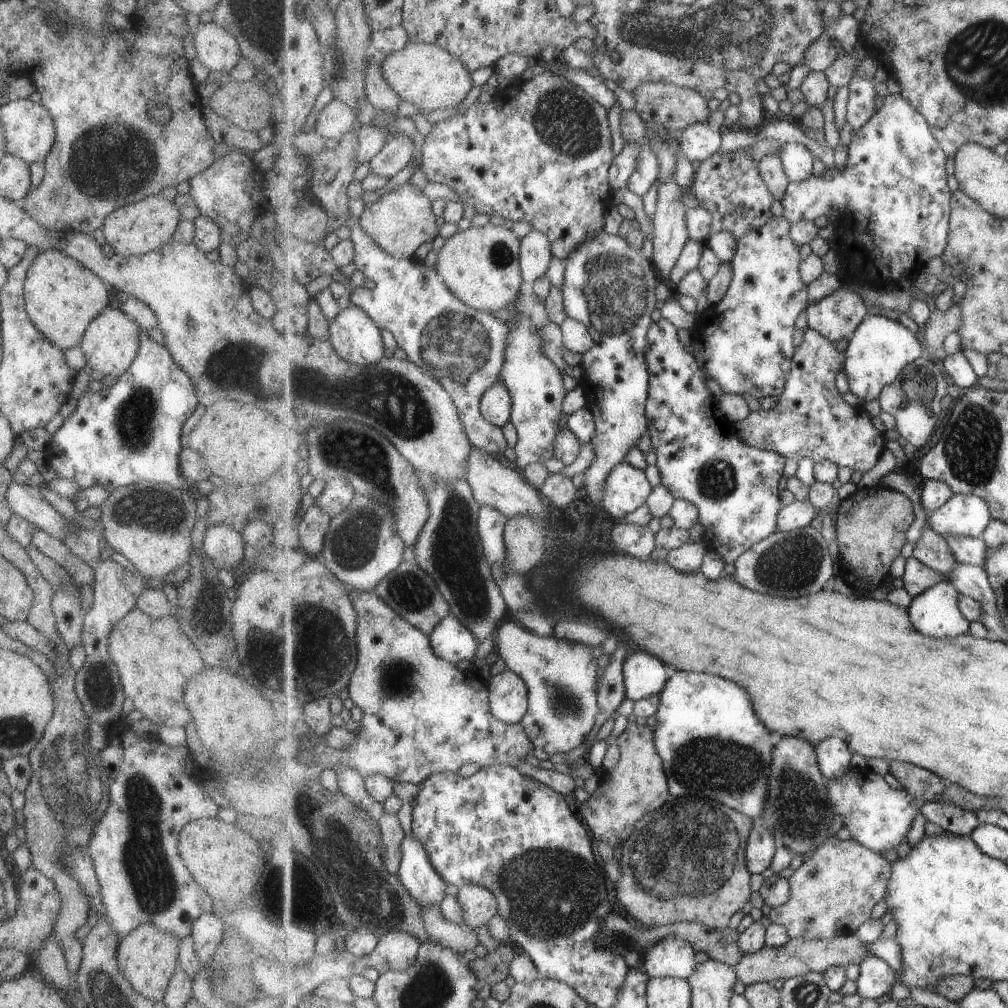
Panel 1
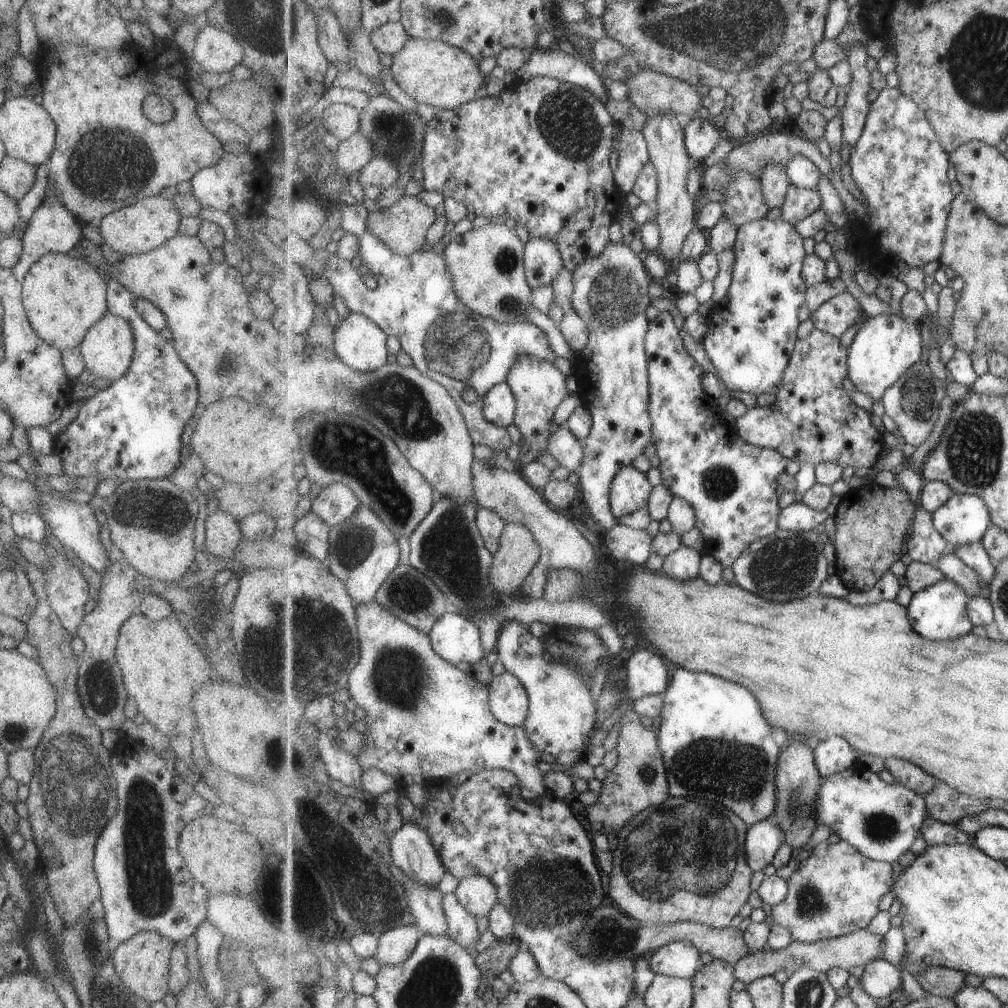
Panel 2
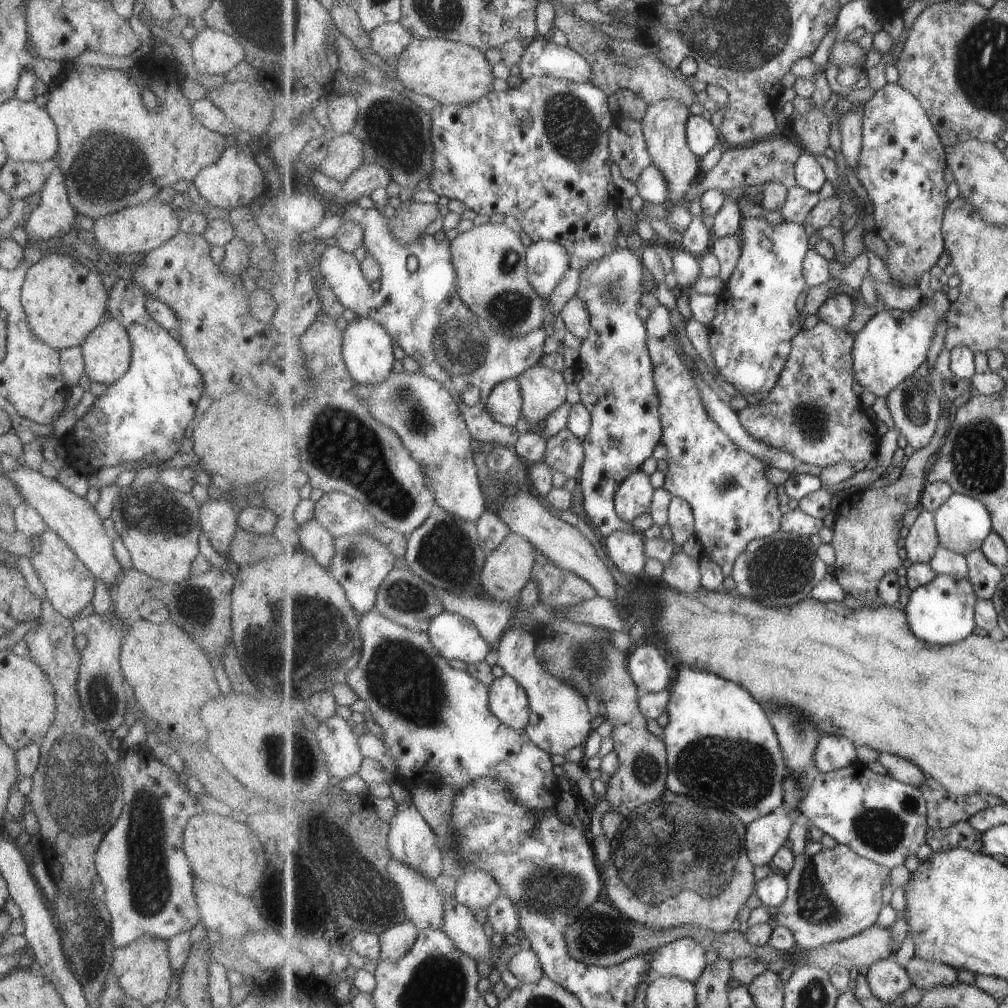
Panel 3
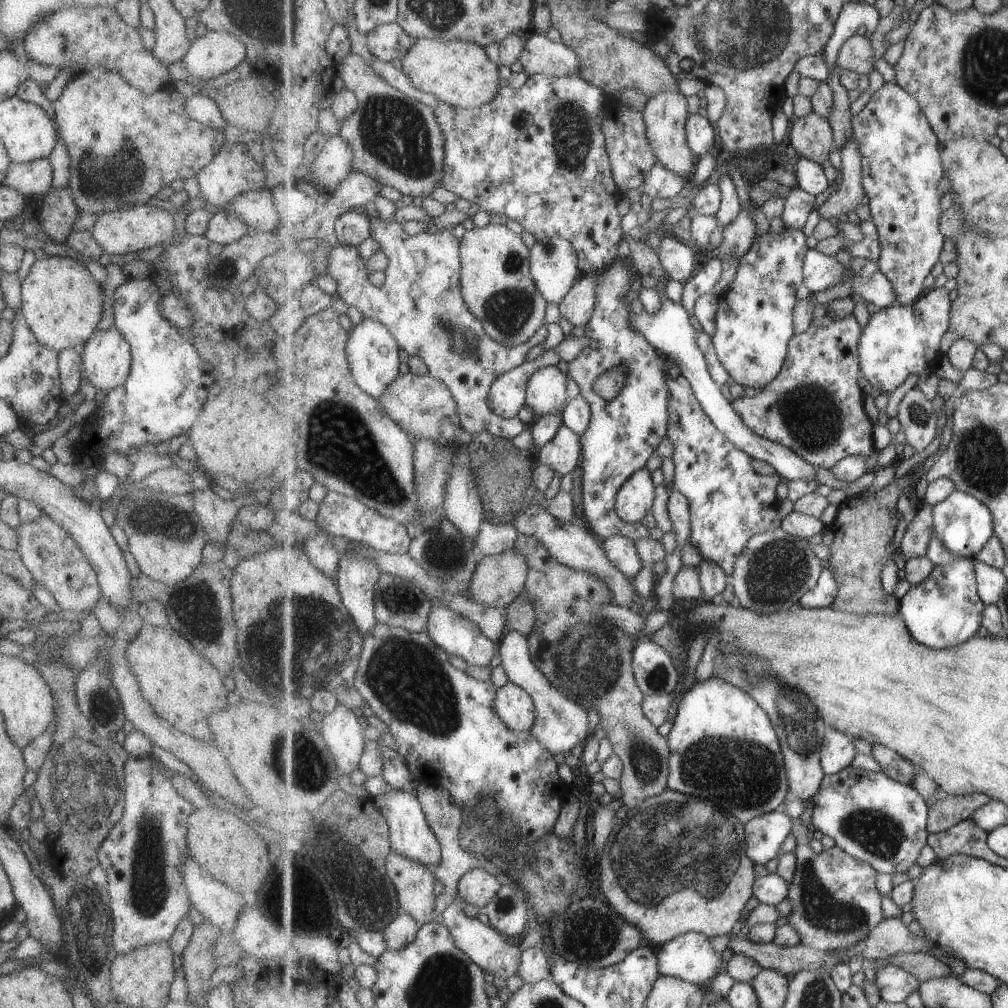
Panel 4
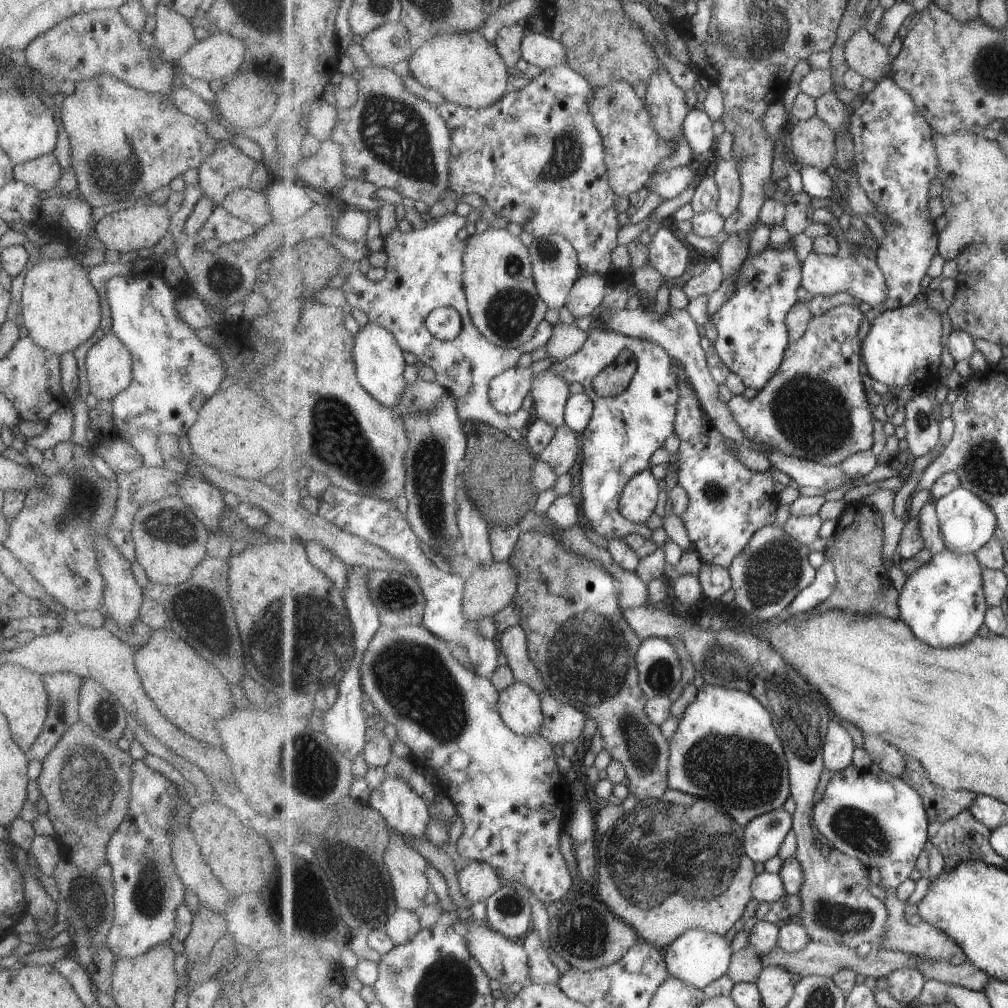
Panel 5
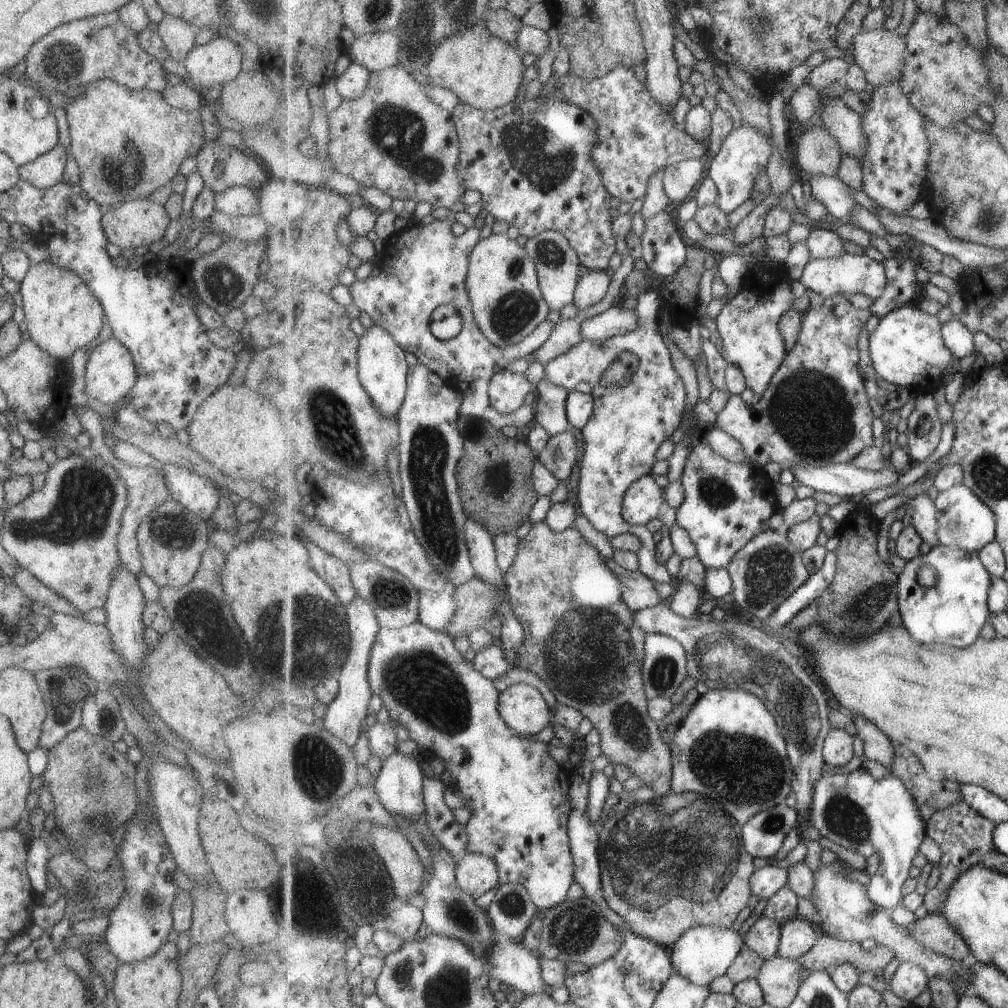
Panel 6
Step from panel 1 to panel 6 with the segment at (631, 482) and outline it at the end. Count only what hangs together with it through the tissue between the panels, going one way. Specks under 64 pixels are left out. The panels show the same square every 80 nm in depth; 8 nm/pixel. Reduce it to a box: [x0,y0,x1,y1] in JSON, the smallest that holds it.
[623,474,666,525]

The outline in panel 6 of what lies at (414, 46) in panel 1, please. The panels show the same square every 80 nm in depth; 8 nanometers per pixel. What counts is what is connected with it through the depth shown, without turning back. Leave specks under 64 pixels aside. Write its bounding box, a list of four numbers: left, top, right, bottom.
[423,26,530,111]

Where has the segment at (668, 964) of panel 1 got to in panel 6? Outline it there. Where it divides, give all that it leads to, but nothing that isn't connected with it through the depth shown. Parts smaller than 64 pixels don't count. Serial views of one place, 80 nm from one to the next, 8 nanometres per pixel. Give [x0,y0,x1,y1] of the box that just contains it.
[672,925,745,985]

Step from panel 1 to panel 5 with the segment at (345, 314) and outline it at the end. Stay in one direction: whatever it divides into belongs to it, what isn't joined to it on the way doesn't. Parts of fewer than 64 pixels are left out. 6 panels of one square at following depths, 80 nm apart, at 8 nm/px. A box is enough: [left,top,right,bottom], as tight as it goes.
[354,321,405,408]

